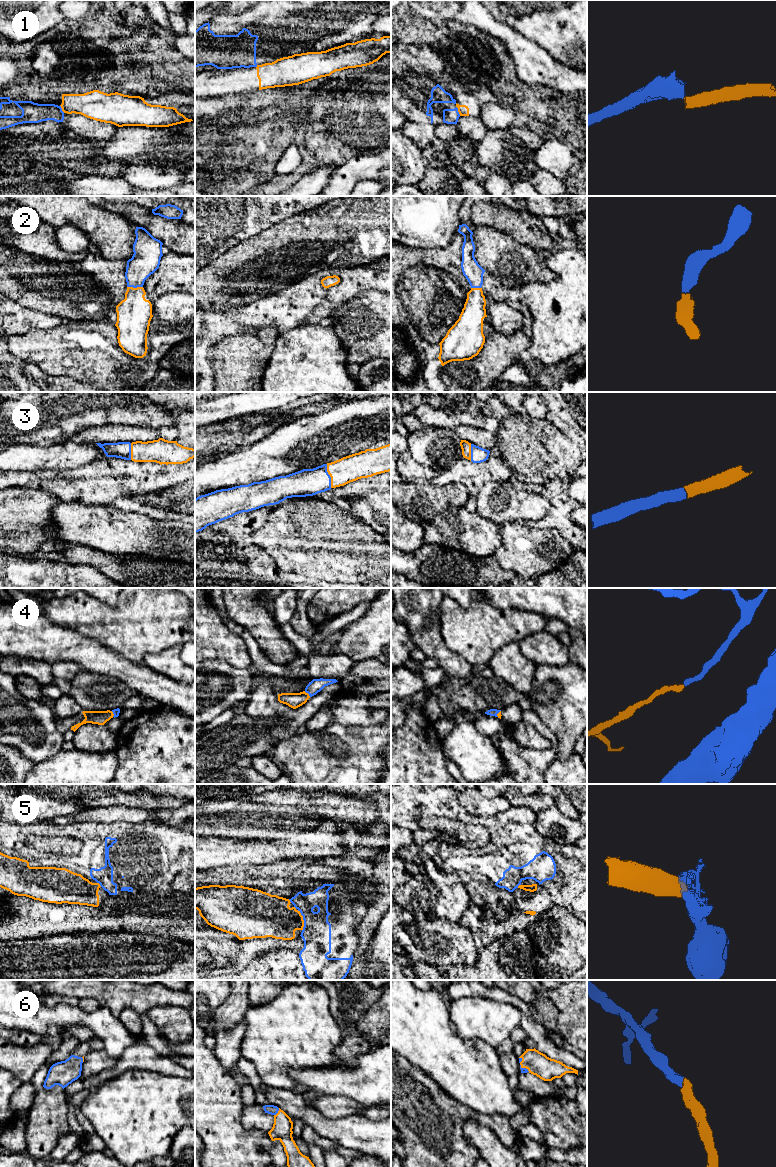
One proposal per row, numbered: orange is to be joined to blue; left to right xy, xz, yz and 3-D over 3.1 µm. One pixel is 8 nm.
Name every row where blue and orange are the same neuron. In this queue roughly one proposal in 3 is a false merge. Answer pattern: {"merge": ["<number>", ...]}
{"merge": ["2", "3", "4", "6"]}

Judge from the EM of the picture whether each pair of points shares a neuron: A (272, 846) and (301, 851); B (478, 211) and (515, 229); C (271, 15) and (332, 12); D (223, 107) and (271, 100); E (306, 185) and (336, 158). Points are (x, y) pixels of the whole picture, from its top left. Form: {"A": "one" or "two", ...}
{"A": "one", "B": "one", "C": "one", "D": "one", "E": "two"}

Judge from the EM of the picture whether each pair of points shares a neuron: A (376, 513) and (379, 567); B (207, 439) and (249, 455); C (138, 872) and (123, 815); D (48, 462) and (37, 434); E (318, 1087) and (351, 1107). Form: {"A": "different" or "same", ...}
{"A": "different", "B": "different", "C": "different", "D": "different", "E": "different"}

